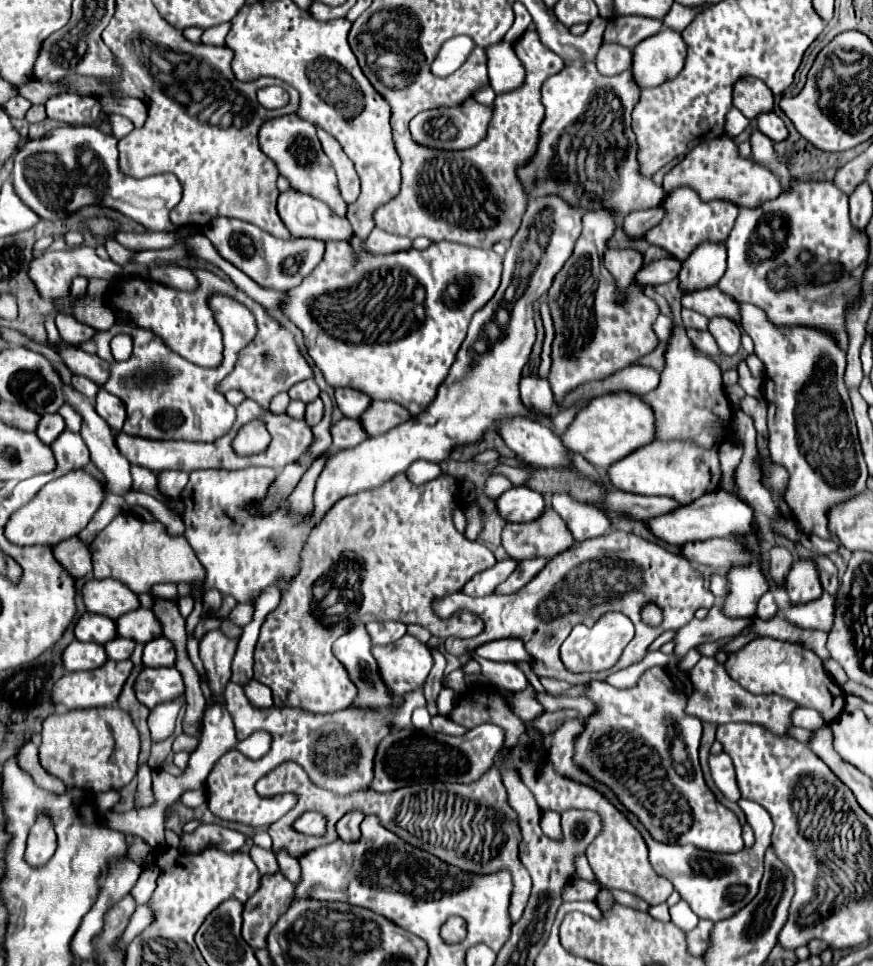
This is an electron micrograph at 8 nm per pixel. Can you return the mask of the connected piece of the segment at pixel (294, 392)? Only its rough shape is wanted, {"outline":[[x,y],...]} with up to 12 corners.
{"outline":[[312,378],[288,390],[292,400],[308,404],[320,394]]}

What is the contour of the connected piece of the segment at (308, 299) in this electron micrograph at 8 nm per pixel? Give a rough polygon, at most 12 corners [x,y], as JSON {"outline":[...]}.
{"outline":[[326,242],[280,310],[332,388],[418,416],[492,248]]}

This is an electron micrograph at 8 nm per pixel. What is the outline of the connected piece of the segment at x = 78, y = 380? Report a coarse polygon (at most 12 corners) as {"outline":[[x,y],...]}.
{"outline":[[72,376],[80,394],[94,400],[100,386],[86,376]]}

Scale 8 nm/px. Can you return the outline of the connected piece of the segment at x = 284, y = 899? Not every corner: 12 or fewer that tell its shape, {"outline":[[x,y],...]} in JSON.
{"outline":[[280,872],[262,876],[242,912],[242,936],[266,948],[266,936],[294,898]]}

